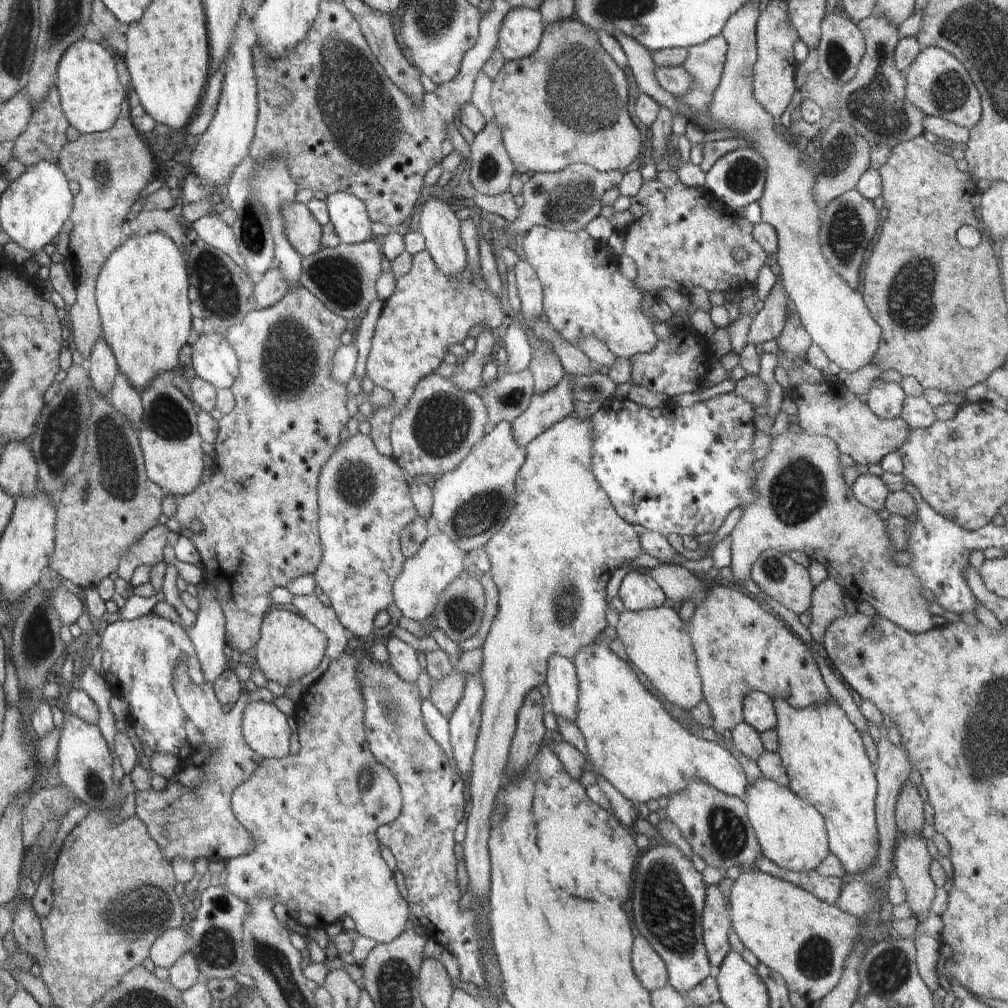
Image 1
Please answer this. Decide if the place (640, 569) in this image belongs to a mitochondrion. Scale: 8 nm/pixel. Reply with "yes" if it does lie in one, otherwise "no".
no

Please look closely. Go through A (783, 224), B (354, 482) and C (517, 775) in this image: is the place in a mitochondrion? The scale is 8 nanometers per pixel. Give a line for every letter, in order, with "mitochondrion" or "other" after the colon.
A: other
B: mitochondrion
C: other

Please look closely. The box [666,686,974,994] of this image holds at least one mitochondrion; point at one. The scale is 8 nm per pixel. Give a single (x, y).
(727, 835)

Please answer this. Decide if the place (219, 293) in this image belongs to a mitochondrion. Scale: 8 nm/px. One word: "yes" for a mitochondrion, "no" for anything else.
yes

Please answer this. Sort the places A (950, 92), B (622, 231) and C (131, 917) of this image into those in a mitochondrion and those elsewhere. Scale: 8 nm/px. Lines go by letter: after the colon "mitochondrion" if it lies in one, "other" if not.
A: mitochondrion
B: other
C: mitochondrion

